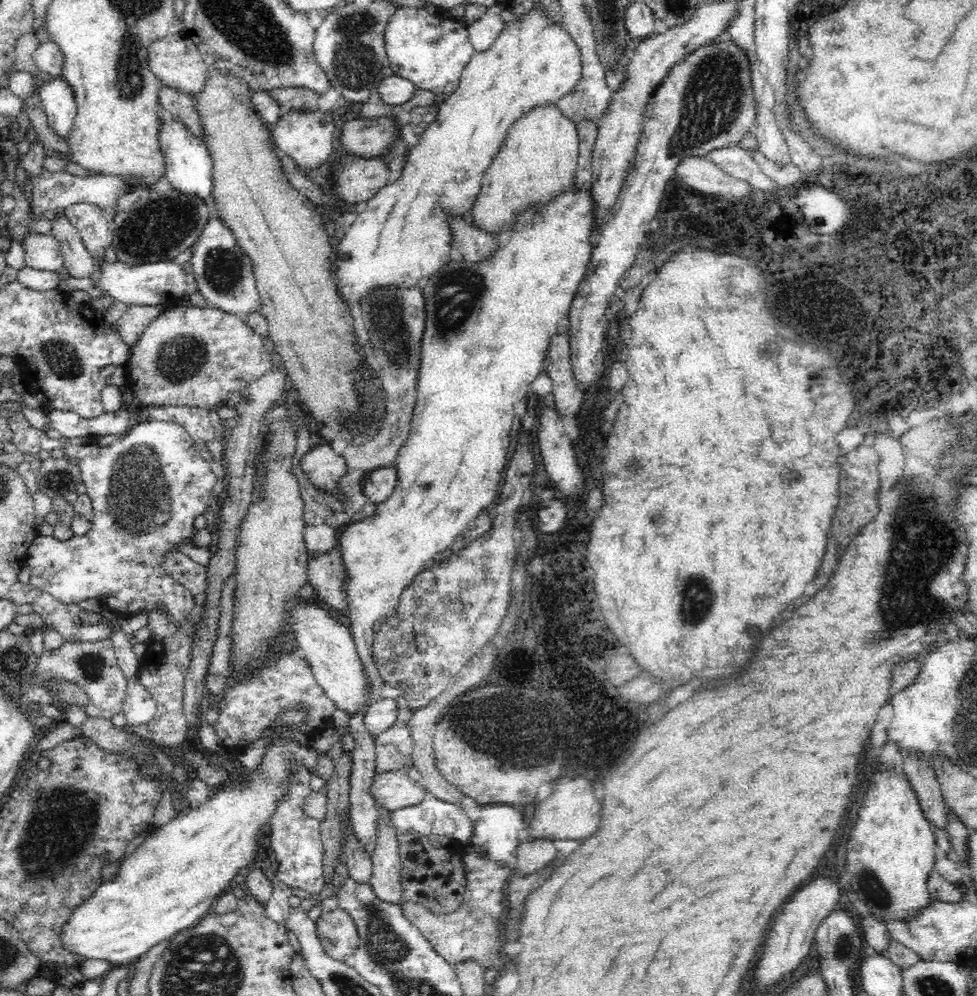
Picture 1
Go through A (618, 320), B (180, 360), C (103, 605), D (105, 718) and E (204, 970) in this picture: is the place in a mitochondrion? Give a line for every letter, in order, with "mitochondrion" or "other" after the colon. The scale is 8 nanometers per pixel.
A: other
B: mitochondrion
C: other
D: other
E: mitochondrion

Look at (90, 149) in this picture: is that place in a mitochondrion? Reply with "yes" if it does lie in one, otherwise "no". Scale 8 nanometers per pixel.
no

